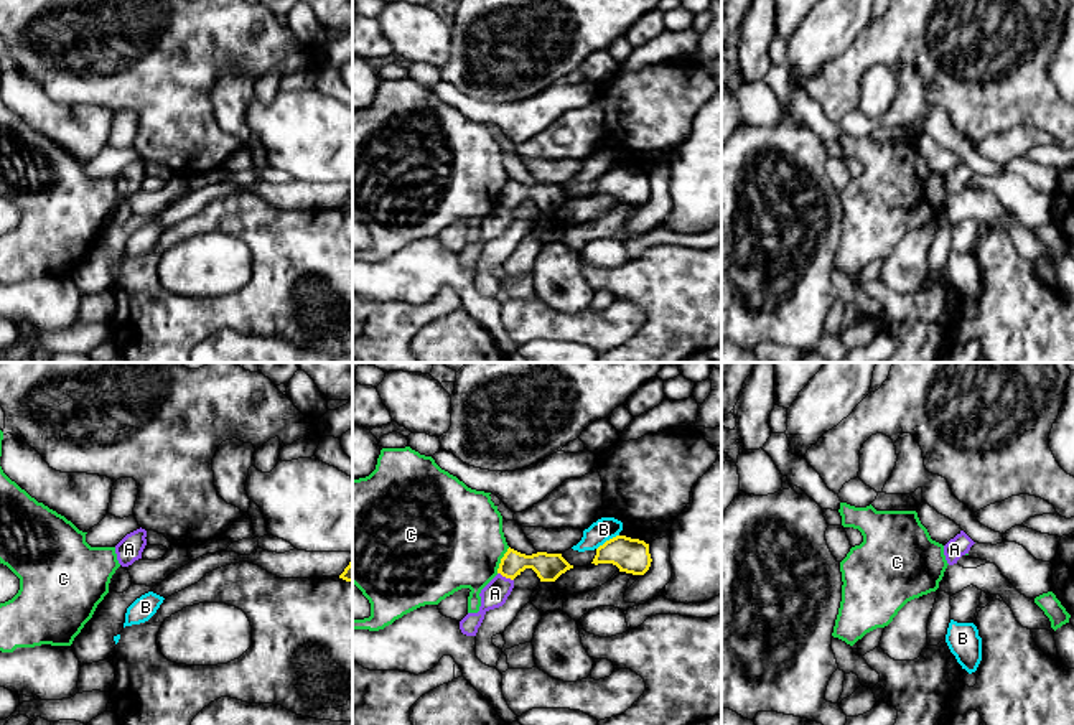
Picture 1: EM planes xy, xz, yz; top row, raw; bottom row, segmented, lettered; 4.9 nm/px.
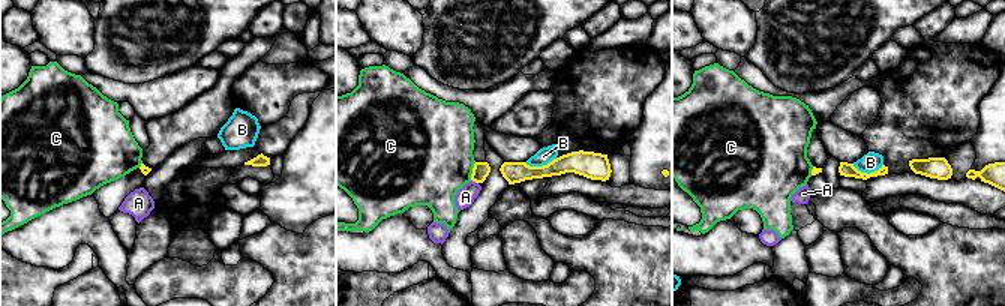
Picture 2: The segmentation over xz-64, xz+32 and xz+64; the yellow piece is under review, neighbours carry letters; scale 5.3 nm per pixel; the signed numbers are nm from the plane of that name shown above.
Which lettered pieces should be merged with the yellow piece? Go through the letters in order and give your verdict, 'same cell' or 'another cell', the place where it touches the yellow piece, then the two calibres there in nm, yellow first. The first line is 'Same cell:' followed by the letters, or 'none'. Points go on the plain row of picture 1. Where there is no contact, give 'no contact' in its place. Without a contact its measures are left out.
Same cell: none
A: another cell | xz (506, 208) | 140/120 nm
B: another cell | xz (607, 172) | 170/110 nm
C: another cell | xz (501, 191) | 140/480 nm

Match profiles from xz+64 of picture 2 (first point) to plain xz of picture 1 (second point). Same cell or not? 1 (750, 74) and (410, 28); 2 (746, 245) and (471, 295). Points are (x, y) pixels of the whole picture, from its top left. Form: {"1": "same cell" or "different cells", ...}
{"1": "different cells", "2": "same cell"}

